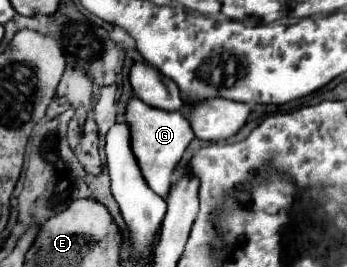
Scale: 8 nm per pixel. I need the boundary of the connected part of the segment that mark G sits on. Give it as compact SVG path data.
M131 97L125 107L125 123L131 125L131 149L137 157L141 173L147 185L161 197L167 195L171 187L171 175L179 159L183 157L187 145L195 139L191 125L187 123L185 115L179 111L161 111L155 107L145 105L137 97Z

